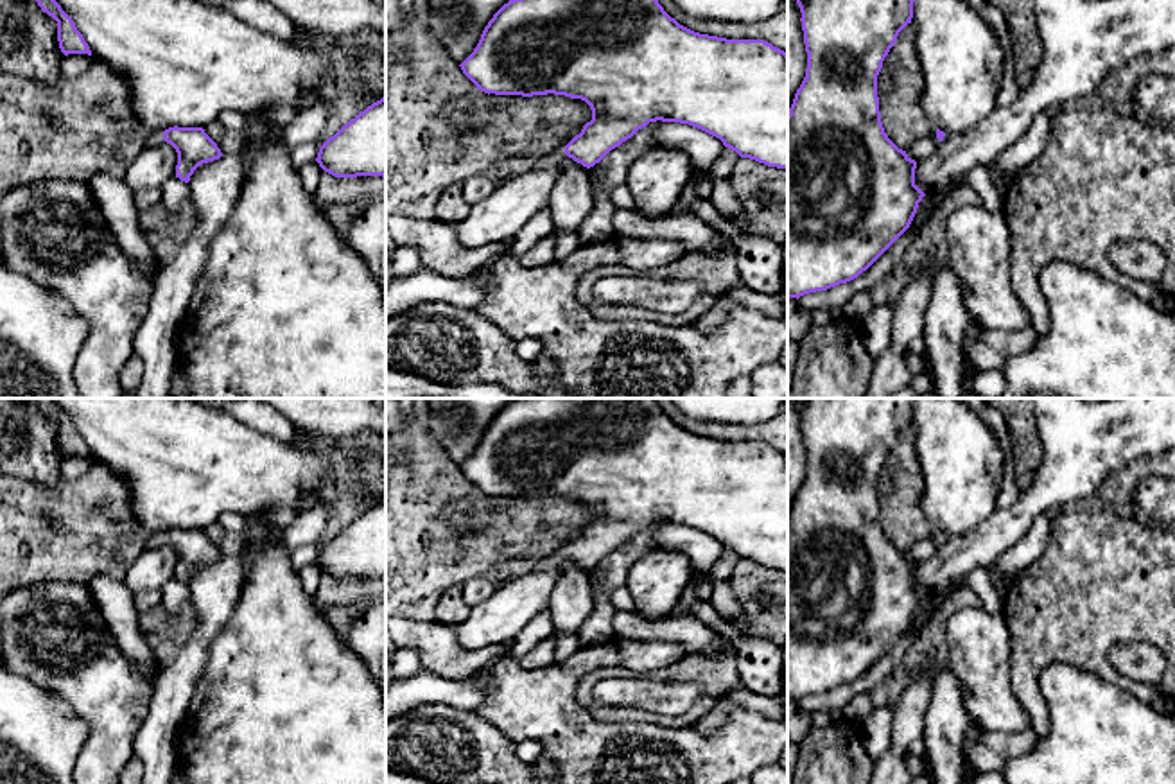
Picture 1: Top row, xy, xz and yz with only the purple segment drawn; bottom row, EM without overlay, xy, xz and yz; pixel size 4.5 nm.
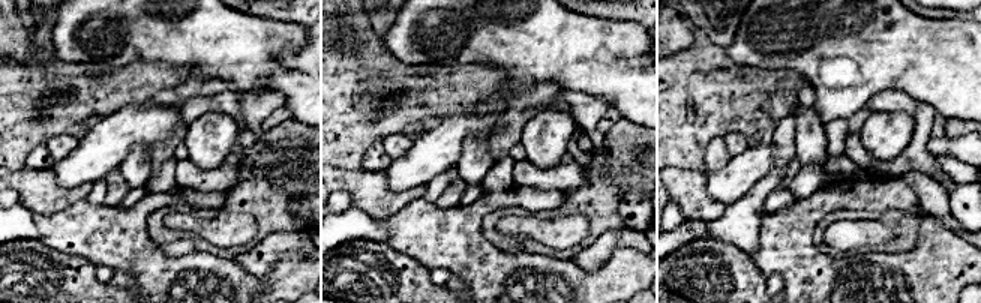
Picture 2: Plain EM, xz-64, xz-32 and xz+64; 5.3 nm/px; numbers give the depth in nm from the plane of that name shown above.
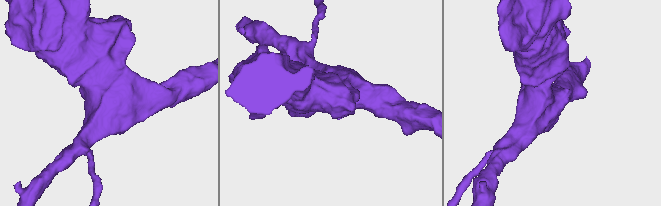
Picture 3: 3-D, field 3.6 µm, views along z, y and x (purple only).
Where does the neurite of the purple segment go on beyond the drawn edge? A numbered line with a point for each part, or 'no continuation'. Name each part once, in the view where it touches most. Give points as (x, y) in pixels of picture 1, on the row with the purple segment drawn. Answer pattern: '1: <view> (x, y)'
1: xz (558, 153)

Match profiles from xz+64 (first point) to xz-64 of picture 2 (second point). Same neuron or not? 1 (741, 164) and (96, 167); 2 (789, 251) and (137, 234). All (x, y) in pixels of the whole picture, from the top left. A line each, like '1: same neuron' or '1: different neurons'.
1: same neuron
2: same neuron

